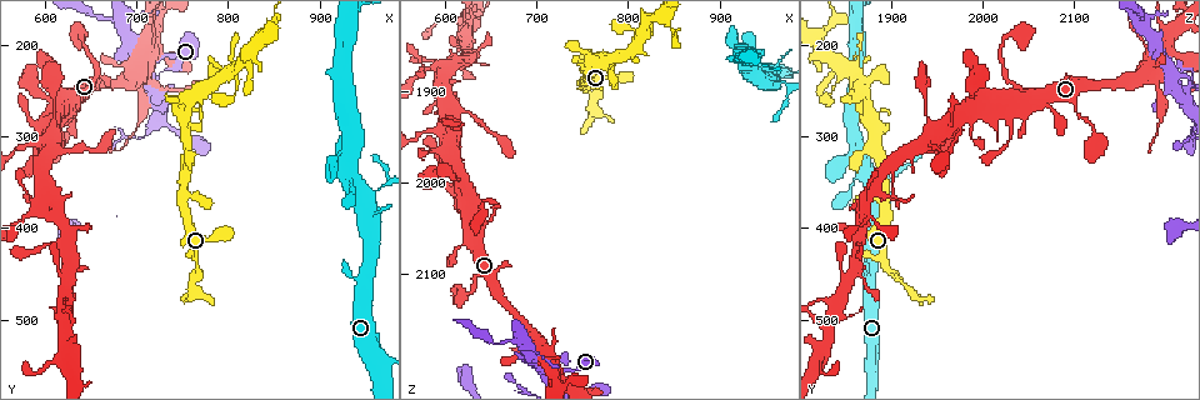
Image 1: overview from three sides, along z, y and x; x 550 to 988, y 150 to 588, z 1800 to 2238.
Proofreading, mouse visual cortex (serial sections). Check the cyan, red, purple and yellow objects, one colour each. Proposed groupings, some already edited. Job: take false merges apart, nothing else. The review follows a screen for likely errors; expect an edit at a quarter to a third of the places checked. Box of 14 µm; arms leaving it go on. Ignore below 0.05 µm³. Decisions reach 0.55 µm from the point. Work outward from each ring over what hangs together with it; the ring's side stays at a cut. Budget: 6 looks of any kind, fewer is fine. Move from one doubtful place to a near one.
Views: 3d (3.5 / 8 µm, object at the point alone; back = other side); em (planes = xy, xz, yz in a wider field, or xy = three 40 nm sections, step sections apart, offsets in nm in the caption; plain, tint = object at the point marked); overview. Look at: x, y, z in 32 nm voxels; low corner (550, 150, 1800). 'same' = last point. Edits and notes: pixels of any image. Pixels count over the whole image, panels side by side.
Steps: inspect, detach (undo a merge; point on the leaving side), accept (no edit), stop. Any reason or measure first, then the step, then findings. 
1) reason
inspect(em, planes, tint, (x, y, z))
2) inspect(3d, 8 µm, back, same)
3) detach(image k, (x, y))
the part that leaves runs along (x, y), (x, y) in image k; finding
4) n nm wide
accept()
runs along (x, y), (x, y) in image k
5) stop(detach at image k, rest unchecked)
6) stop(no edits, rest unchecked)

inspect(3d, 3.5 µm, (755, 310, 1885))

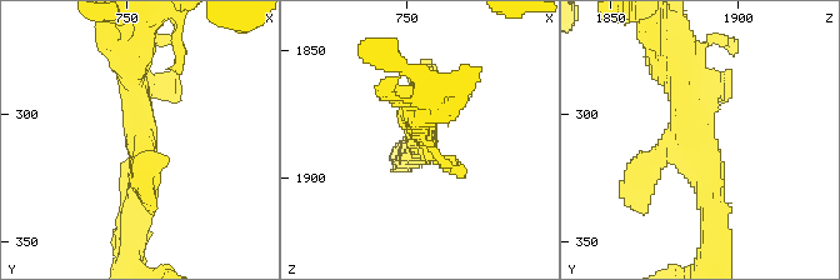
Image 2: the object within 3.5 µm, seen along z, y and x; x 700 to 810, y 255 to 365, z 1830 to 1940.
inspect(em, xy, step 1, tint, (757, 308, 1882))

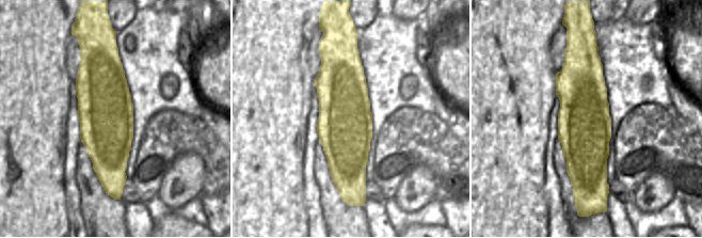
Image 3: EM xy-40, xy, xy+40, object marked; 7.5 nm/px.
420 nm wide
accept()
runs along (714, 215), (689, 108), (666, 58) in image 2; continuous, no second cell

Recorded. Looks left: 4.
thin neck
inspect(3d, 3.5 µm, (715, 215, 2205))

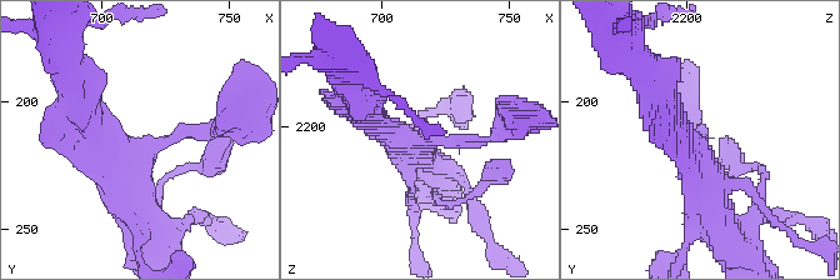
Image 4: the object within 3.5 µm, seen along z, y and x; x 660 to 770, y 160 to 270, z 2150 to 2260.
4 arms; arms of 150, 200, 350, 450 nm; shape alone is not enough
inspect(em, xy, step 3, tint, (717, 220, 2205))

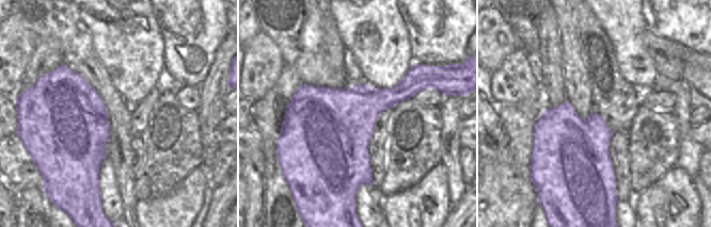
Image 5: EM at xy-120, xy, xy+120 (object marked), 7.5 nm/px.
inspect(em, xy, step 1, tint, same)

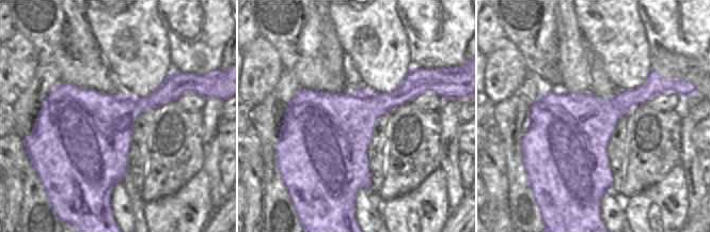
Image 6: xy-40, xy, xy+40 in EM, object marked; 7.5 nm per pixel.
accept()
runs along (223, 125), (145, 151), (126, 175), (141, 225) in image 4; one cell here

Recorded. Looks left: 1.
stop(no edits, rest unchecked)

